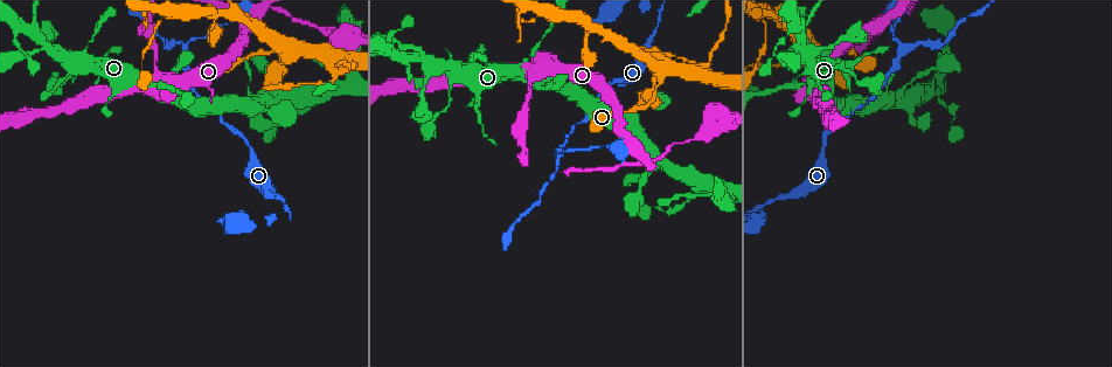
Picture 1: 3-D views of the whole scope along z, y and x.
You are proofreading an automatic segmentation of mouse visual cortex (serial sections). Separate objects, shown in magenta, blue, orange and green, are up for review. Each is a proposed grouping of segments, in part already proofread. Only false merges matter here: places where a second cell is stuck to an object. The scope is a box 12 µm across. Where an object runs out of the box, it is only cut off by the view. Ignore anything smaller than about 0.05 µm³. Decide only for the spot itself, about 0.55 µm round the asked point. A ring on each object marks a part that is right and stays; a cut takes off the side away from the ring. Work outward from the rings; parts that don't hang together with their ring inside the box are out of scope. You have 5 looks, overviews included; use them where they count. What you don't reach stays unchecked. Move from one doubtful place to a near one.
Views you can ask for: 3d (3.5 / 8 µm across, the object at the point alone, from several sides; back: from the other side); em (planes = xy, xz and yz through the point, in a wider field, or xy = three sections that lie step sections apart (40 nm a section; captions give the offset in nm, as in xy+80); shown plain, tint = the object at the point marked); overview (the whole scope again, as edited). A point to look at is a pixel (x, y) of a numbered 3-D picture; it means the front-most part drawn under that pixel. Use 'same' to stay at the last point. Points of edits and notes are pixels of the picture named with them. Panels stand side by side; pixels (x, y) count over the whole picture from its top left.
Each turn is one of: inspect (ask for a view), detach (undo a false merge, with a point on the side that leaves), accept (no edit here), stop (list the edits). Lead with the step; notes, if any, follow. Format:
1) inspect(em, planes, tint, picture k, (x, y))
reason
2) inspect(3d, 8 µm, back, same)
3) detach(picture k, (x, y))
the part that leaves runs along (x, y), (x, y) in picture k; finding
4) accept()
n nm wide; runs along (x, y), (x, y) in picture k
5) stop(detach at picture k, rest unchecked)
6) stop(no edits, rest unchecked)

inspect(3d, 3.5 µm, picture 1, (904, 54))
branch point

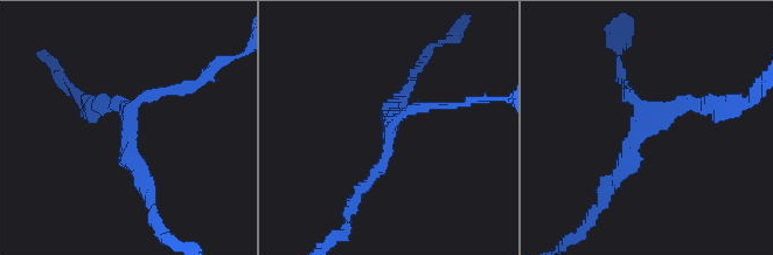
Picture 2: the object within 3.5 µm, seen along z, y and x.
inspect(em, planes, tint, picture 2, (124, 127))

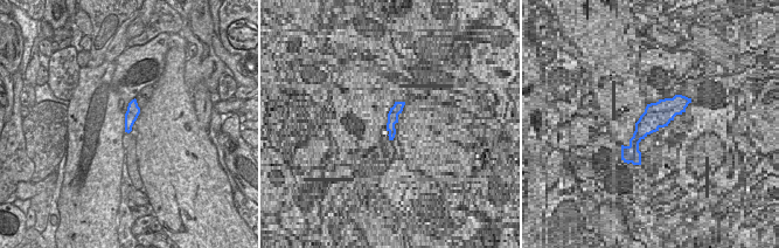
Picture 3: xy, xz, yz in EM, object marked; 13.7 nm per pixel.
accept()
all the same cell

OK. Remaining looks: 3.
inspect(3d, 3.5 µm, picture 1, (664, 71))
narrows sharply

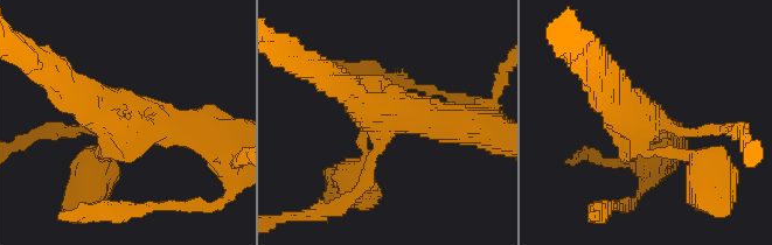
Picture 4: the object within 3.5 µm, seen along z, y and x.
inspect(em, xy, step 5, tint, picture 4, (645, 121))

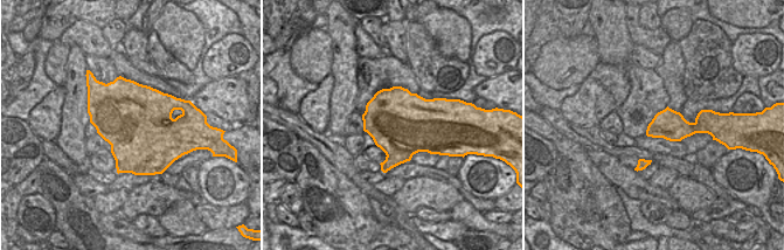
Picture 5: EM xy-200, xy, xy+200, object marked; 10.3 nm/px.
accept()
650 nm wide; runs along (715, 128), (679, 132), (631, 118), (606, 82) in picture 4; all the same cell

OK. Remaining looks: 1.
stop(no edits, rest unchecked)

